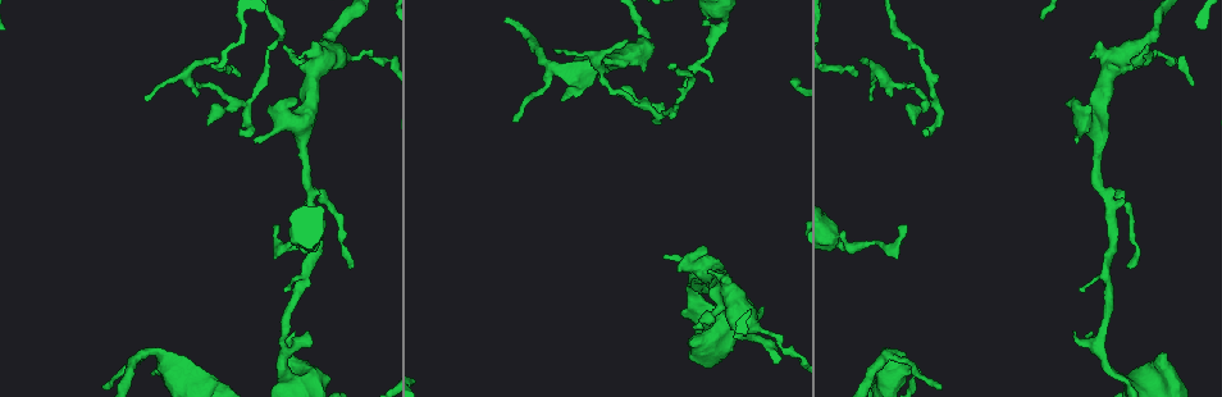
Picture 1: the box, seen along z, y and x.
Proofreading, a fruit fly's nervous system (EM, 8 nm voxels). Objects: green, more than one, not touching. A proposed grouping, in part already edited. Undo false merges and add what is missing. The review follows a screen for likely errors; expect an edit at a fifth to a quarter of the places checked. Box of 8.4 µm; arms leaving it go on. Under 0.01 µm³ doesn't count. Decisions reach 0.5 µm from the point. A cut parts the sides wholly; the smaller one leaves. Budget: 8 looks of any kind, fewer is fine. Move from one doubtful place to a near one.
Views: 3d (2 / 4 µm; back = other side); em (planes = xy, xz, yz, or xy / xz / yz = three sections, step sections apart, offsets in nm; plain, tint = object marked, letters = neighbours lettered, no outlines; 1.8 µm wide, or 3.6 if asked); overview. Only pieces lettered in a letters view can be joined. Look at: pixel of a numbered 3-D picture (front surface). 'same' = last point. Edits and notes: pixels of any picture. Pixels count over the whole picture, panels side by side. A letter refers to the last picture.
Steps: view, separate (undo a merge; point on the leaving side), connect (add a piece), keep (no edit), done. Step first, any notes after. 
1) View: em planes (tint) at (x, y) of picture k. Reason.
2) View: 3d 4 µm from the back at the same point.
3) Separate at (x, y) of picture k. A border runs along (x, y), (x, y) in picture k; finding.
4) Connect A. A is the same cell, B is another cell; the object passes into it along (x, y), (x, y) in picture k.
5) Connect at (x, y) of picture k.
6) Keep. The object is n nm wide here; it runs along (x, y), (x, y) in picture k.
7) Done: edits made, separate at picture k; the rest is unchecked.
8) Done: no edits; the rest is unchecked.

View: em 3.6 µm planes (letters) at (563, 99) of picture 1. Free end.

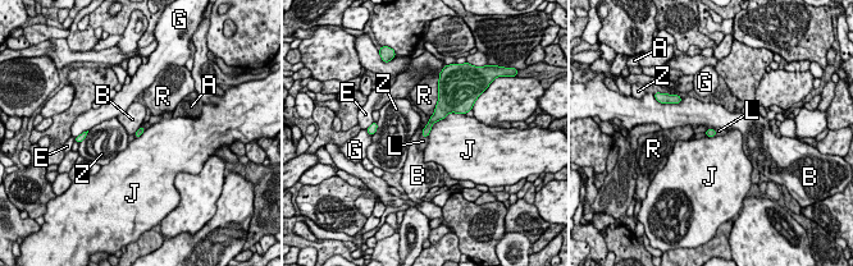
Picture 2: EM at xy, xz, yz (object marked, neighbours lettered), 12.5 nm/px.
Connect L. The longest contact is with J, 550 nm; L is the same cell, A, B, E, G, J, R and Z are other cells; it goes on there.

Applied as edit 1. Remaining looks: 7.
View: 3d 2 µm at (694, 278) of picture 1. Arms part here.

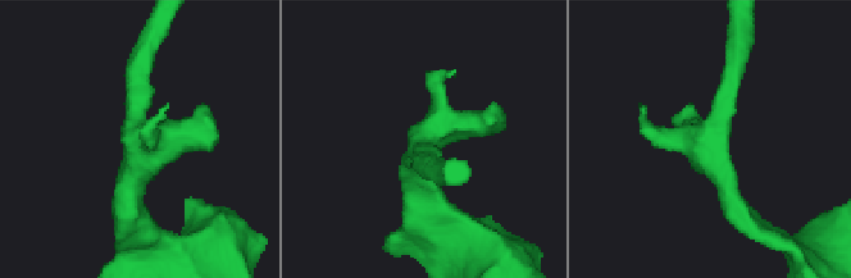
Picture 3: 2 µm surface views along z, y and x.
View: em planes (plain) at (712, 154) of picture 3. Now the EM.

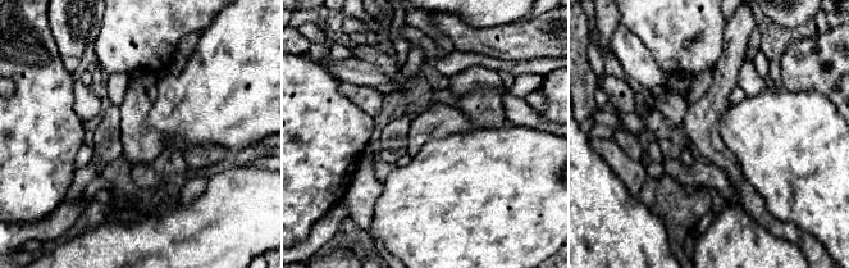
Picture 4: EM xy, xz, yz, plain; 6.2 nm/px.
View: em planes (letters) at the same point.

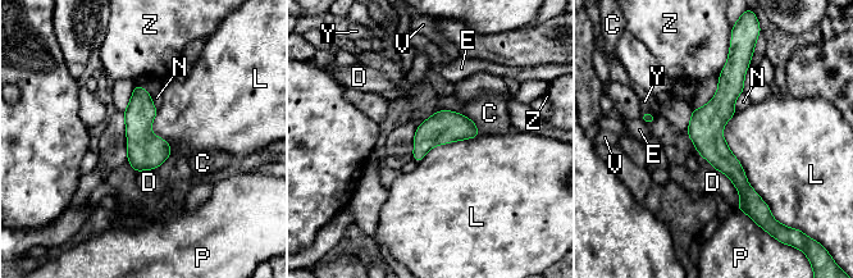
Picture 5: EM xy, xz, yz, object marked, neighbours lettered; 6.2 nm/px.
Keep. The object is 200 nm wide here; C, D, E, L, N, P, V, Y and Z are other cells; it runs along (731, 65), (715, 150), (749, 210) in picture 5; one neuron here.

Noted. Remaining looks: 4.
View: em planes (plain) at (1108, 198) of picture 1.

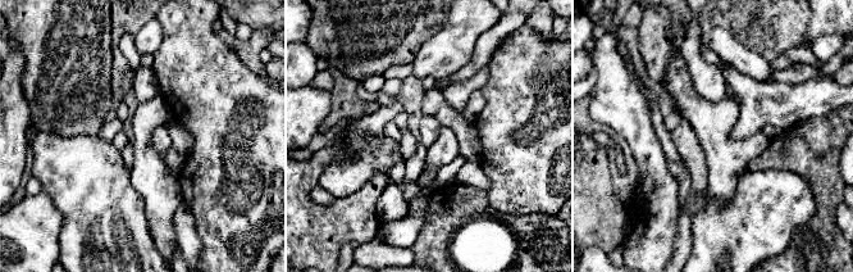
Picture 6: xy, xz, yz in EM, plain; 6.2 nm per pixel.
View: em planes (letters) at the same point.

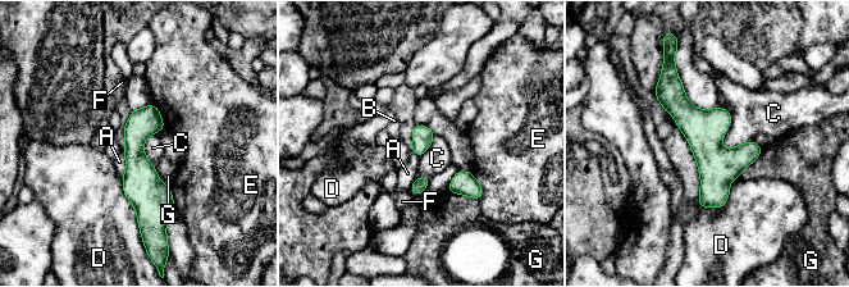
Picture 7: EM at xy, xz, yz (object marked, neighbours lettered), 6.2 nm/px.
Keep. The object is 130 nm wide here; the longest contact is with D, 320 nm; A, B, C, D, E, F and G are other cells; all the same neuron.

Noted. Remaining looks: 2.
Done: edits made, connect at picture 2; the rest is unchecked.

